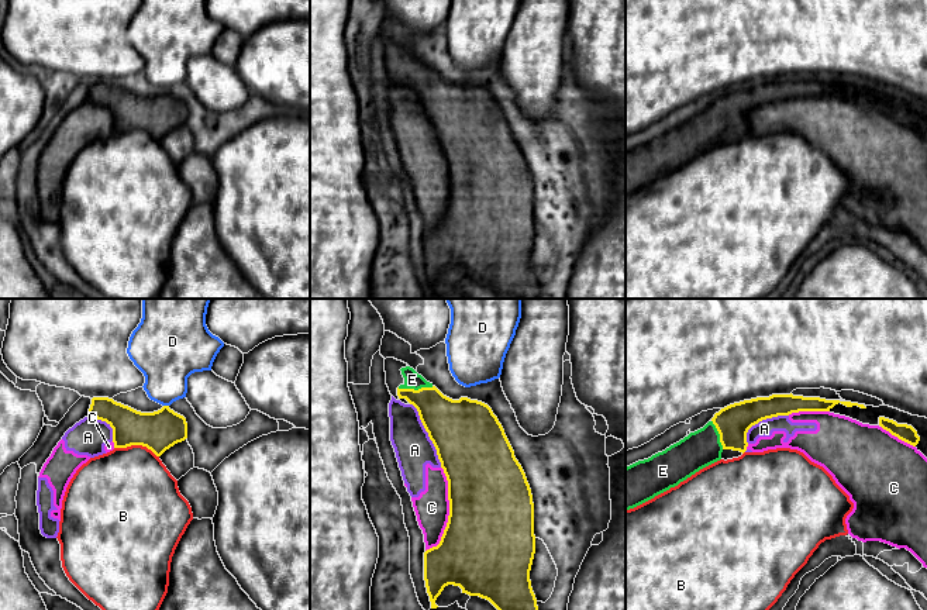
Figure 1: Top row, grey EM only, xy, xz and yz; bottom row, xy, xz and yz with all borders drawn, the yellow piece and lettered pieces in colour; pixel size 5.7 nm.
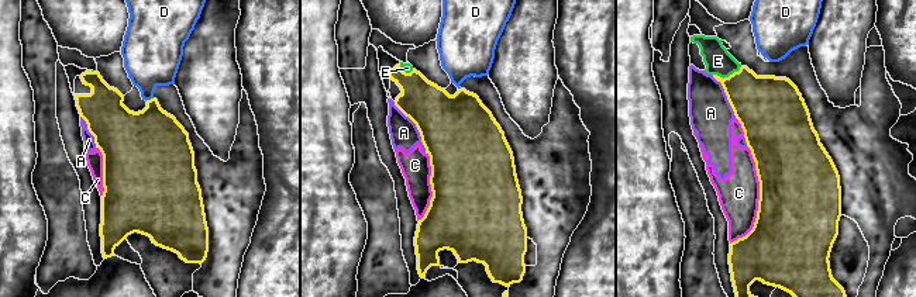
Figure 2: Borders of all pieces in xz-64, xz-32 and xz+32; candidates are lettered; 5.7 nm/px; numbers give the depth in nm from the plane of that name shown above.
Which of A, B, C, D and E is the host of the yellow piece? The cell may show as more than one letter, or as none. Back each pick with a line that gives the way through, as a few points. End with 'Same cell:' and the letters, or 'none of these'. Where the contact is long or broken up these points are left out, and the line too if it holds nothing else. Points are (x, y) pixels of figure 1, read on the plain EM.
Same cell: E

